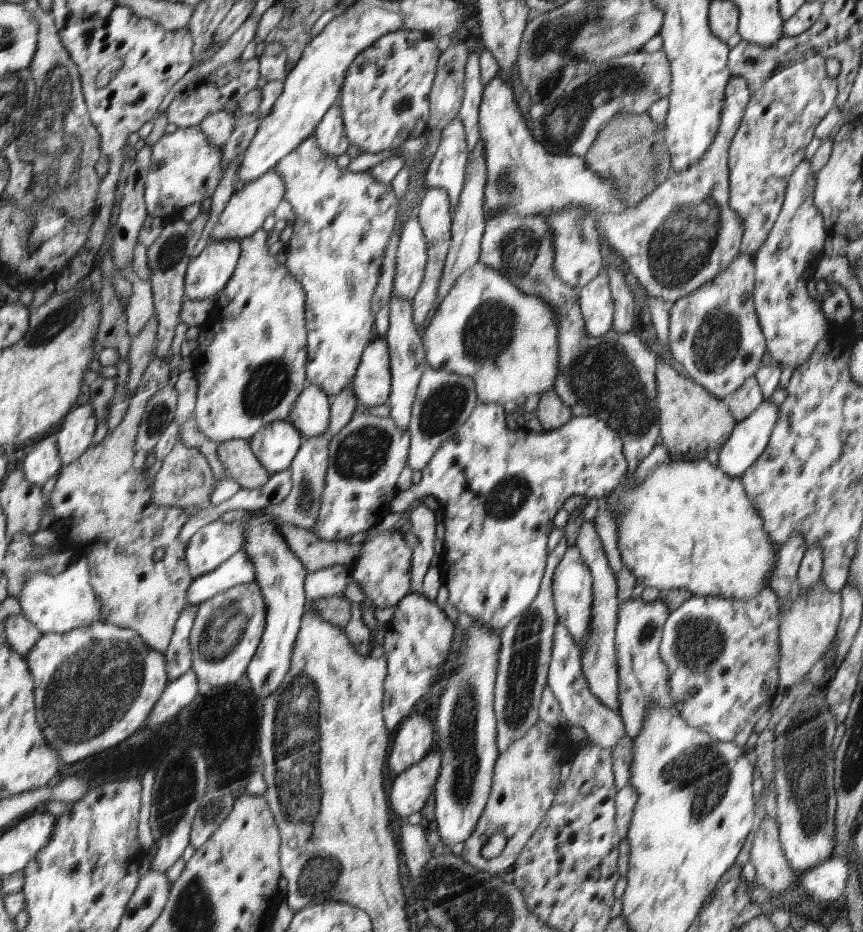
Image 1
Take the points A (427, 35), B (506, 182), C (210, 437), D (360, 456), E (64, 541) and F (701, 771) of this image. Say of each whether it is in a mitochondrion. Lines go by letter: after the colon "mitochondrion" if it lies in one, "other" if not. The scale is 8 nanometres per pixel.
A: other
B: mitochondrion
C: other
D: mitochondrion
E: other
F: mitochondrion

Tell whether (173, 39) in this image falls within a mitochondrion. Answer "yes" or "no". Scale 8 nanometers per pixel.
no

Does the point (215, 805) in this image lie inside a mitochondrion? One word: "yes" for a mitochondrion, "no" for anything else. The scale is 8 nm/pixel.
yes

